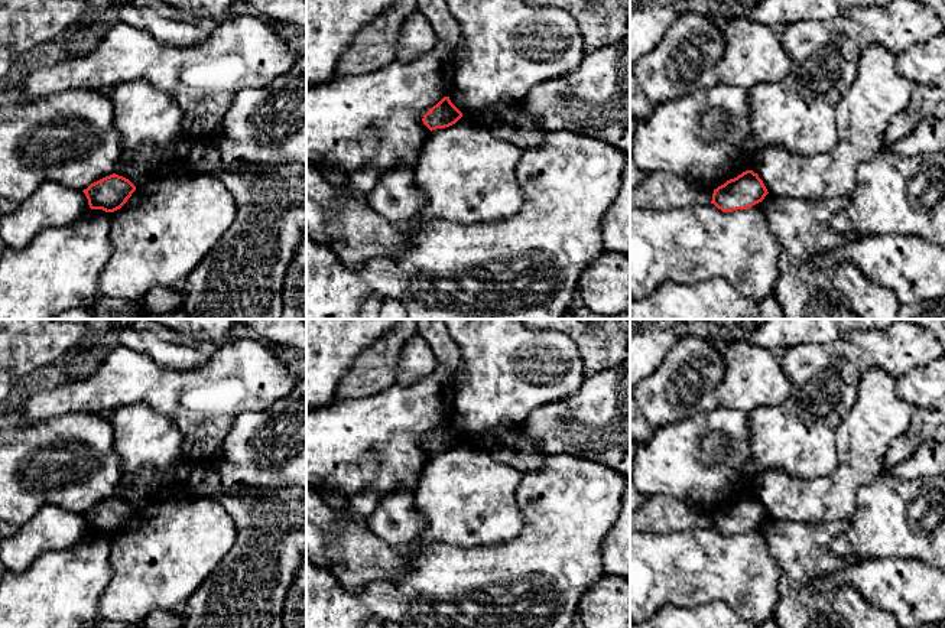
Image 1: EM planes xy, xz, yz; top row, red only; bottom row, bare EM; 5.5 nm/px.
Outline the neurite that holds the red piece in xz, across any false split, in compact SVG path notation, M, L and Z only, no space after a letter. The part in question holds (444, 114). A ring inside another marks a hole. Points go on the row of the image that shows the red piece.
M444 97L422 118L423 124L432 131L455 124L462 113L451 103L449 97Z

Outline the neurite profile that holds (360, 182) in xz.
M368 165L348 175L347 188L355 198L364 199L376 186L379 178L380 175Z

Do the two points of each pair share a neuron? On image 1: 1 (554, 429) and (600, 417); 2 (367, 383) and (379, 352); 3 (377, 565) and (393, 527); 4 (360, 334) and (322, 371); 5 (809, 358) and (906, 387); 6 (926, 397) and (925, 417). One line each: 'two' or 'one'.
1: one
2: one
3: two
4: one
5: two
6: two

